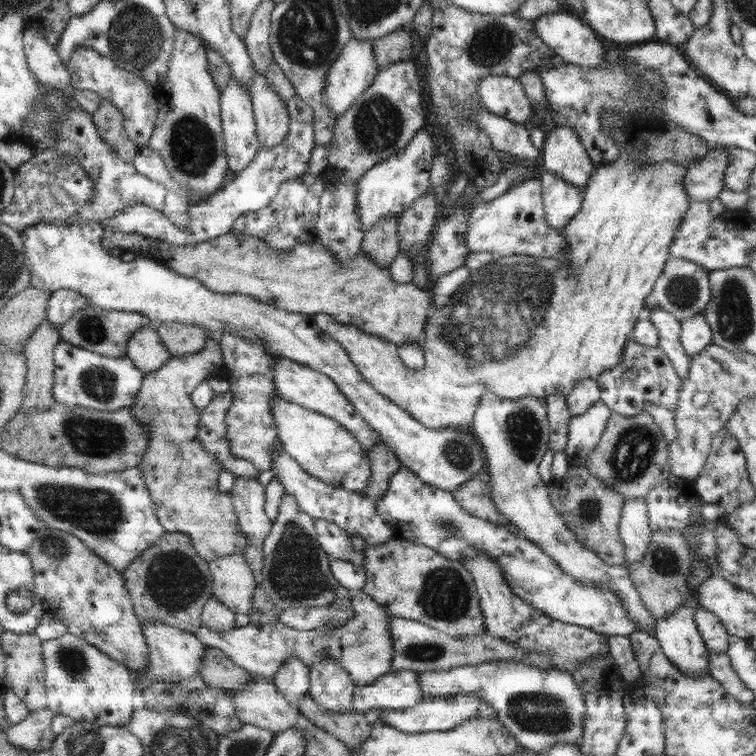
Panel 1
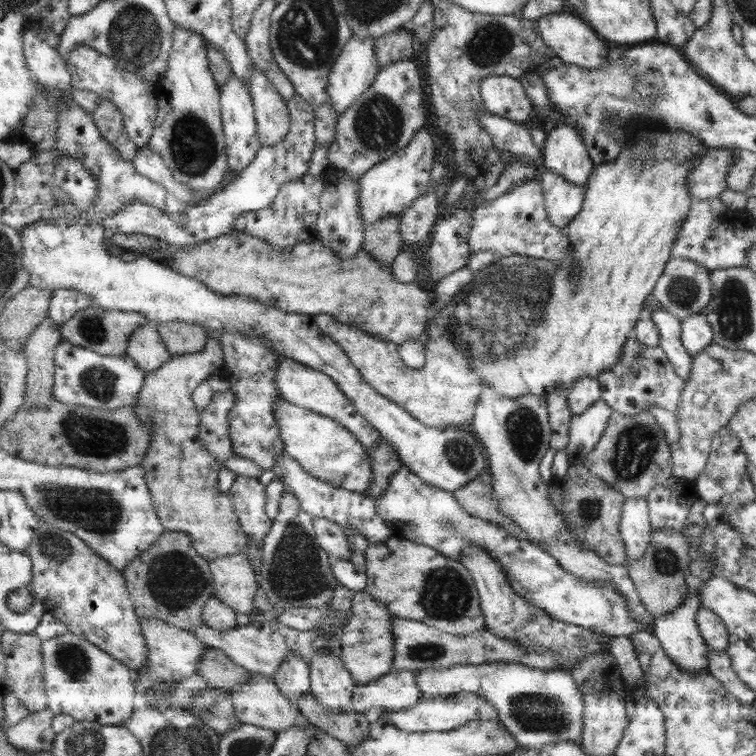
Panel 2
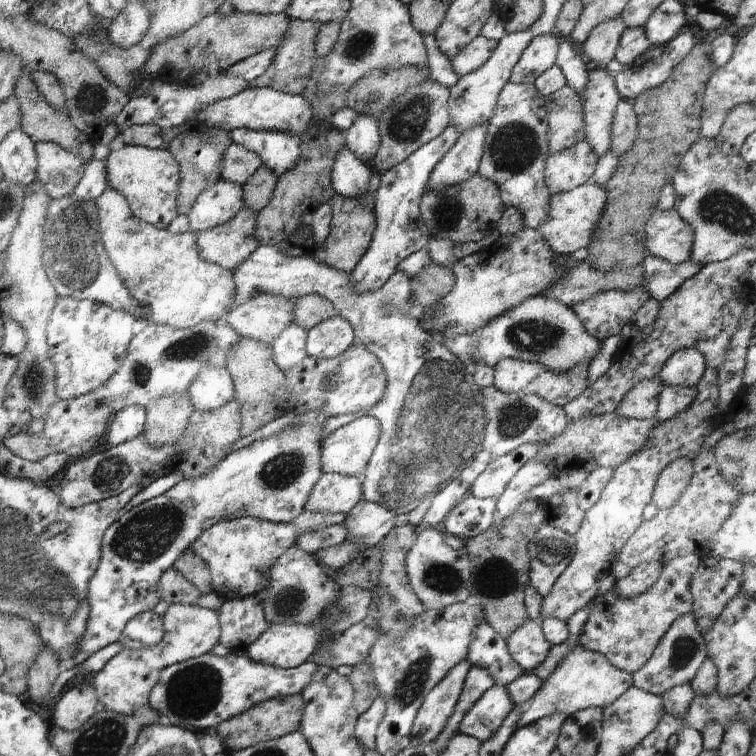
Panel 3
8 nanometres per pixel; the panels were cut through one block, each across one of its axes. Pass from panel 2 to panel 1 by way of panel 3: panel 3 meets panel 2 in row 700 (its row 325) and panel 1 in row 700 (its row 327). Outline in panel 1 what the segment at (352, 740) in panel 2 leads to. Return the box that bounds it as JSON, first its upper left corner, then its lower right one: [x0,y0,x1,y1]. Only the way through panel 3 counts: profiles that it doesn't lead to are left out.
[298,694,370,750]

